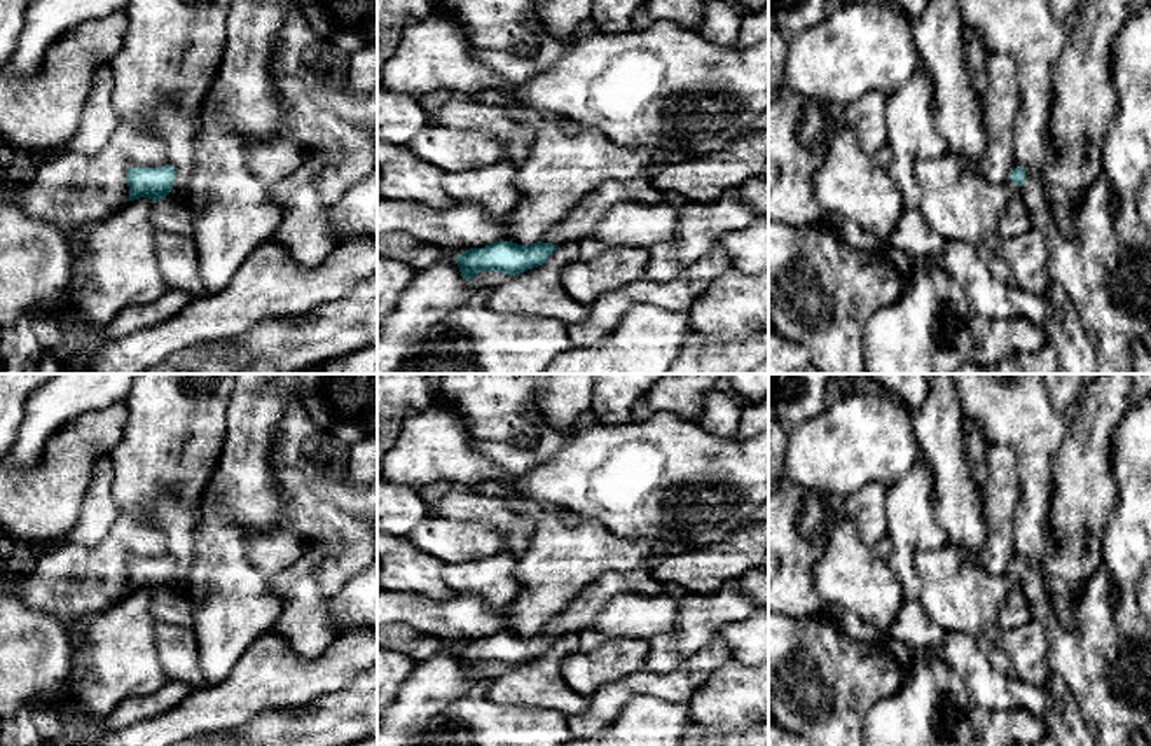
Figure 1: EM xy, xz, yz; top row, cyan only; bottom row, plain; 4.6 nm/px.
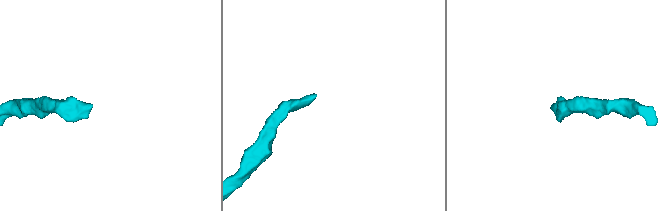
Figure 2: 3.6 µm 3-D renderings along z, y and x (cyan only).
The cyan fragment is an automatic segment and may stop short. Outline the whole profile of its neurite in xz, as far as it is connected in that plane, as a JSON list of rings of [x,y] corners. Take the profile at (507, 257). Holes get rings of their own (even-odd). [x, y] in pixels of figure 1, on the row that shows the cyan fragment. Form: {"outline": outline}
{"outline": [[[650,173],[627,182],[608,180],[555,224],[538,243],[517,245],[512,241],[496,241],[484,248],[470,248],[456,257],[459,273],[470,281],[484,271],[515,276],[538,267],[547,262],[559,243],[578,243],[615,204],[624,201],[638,201],[643,204],[672,203],[678,206],[688,203],[686,197],[678,192],[657,189]]]}

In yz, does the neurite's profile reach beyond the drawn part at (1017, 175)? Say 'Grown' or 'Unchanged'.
Grown

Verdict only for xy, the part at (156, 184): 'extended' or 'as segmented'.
extended

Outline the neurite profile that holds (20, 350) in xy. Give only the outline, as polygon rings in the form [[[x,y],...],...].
[[[45,306],[33,313],[19,313],[9,328],[0,325],[2,374],[37,374],[37,365],[45,353],[35,334],[35,323],[51,314],[52,307]]]

